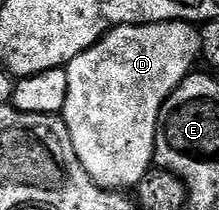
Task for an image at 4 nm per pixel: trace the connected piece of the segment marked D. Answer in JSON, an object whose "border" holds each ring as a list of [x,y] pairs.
{"border":[[[156,22],[142,26],[116,26],[87,52],[79,52],[67,67],[69,95],[63,111],[65,129],[75,144],[75,156],[87,168],[87,176],[108,190],[132,191],[154,165],[157,121],[163,104],[178,84],[194,73],[197,57],[203,54],[200,29],[192,22]]]}

